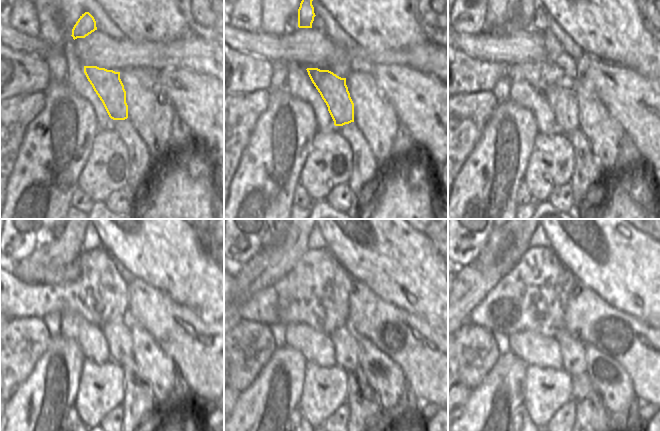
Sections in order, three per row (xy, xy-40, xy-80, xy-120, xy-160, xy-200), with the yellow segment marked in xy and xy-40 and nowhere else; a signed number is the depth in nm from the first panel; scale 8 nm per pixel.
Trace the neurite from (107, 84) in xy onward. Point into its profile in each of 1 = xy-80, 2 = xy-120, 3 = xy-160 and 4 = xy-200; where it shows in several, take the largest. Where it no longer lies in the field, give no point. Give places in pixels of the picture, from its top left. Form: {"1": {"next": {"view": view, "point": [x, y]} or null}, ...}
{"1": {"next": {"view": "xy-80", "point": [562, 101]}}, "2": {"next": {"view": "xy-120", "point": [117, 334]}}, "3": {"next": {"view": "xy-160", "point": [346, 350]}}, "4": {"next": {"view": "xy-200", "point": [572, 350]}}}

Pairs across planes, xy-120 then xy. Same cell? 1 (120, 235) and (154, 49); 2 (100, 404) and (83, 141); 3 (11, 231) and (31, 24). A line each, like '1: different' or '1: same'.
1: different
2: different
3: same

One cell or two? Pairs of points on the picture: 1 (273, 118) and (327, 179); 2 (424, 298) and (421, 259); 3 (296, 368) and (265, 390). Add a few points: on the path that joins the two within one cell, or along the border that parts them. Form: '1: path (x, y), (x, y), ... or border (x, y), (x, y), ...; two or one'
1: border (314, 135), (312, 150), (304, 163), (299, 179); two
2: path (424, 288), (424, 269); one
3: path (284, 360), (280, 358), (274, 364), (269, 378); one

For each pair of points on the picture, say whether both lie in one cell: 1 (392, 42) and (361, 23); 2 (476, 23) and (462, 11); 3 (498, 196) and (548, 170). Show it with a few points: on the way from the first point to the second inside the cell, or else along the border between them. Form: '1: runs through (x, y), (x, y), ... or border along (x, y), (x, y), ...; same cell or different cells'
1: runs through (384, 34), (373, 23), (369, 23); same cell
2: runs through (473, 19), (472, 15), (466, 11); same cell
3: border along (530, 158), (523, 181); different cells

